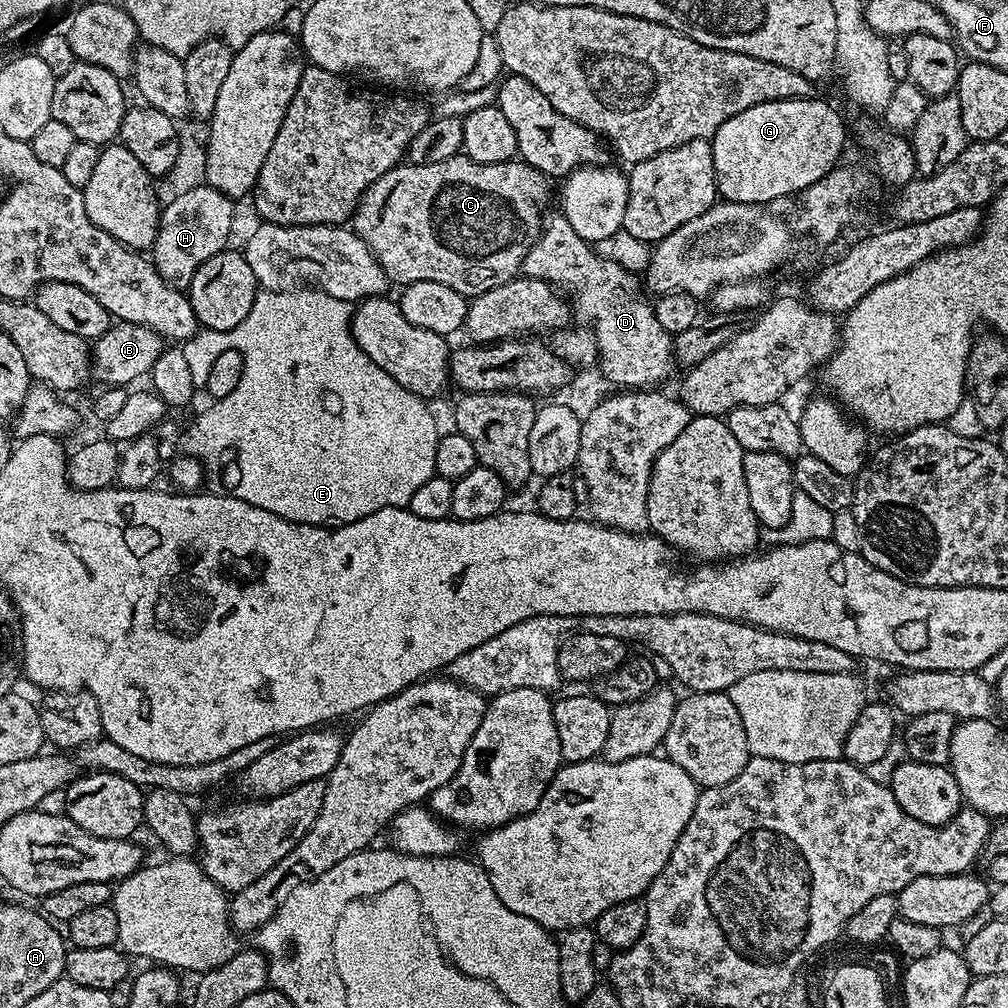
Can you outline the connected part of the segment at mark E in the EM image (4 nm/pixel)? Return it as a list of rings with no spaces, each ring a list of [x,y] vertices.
[[[300,286],[297,292],[287,291],[257,291],[254,306],[250,306],[250,314],[234,326],[229,332],[201,331],[198,340],[204,344],[216,344],[219,340],[224,348],[237,348],[244,359],[242,378],[226,398],[209,403],[209,408],[189,426],[184,432],[183,451],[199,460],[205,473],[220,484],[225,493],[242,502],[250,502],[250,506],[258,506],[258,510],[270,510],[270,514],[278,514],[290,522],[299,524],[327,525],[335,522],[337,525],[349,524],[358,518],[366,518],[366,514],[374,514],[374,510],[383,508],[407,508],[410,498],[414,498],[418,486],[436,475],[434,454],[440,441],[441,429],[436,429],[436,420],[428,409],[429,401],[423,396],[416,396],[408,388],[403,388],[391,371],[385,370],[375,360],[360,348],[359,342],[352,336],[351,323],[354,308],[349,301],[327,296],[316,286]]]

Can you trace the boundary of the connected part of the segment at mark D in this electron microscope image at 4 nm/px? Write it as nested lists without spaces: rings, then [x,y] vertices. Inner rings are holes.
[[[563,214],[556,216],[545,215],[542,220],[540,236],[524,259],[523,271],[529,276],[545,280],[555,286],[570,301],[570,312],[575,323],[587,326],[596,339],[596,355],[598,367],[612,386],[624,387],[628,390],[644,390],[649,386],[660,386],[674,367],[674,353],[672,350],[673,337],[666,330],[662,330],[656,317],[656,309],[640,297],[642,284],[636,280],[616,260],[595,252],[593,245],[575,233],[574,228]]]

